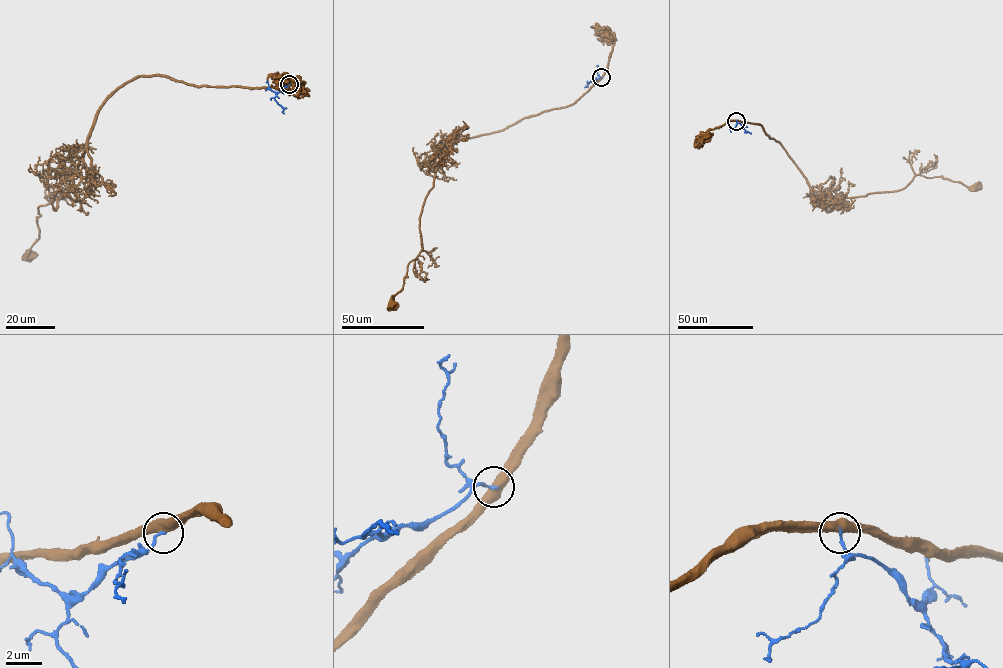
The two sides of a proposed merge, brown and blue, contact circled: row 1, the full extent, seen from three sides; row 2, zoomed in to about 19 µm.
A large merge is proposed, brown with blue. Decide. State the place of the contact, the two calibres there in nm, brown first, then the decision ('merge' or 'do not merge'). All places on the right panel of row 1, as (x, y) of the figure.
(736, 121) | 550/160 nm | do not merge

